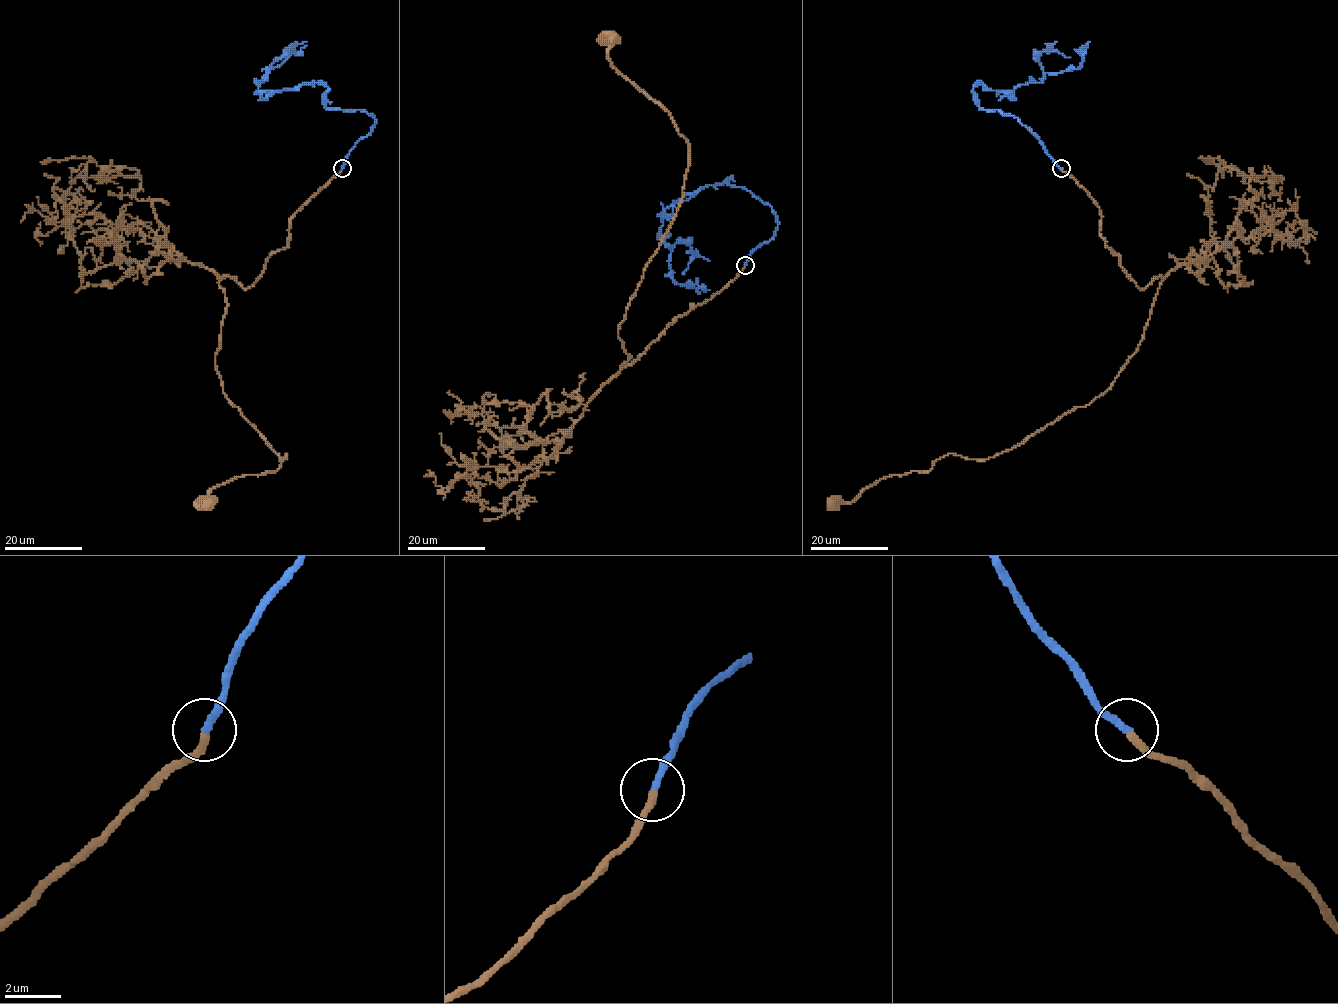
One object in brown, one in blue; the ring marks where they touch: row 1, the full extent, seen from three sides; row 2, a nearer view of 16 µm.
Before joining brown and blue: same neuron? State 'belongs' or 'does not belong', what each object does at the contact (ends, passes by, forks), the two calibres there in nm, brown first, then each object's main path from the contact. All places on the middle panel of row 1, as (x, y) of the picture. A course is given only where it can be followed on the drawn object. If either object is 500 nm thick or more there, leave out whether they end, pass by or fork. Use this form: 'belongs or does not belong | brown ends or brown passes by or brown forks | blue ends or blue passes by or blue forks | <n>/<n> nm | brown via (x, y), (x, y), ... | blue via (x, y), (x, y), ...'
belongs | brown ends | blue ends | 280/240 nm | brown via (745, 265), (622, 364), (630, 357), (618, 328), (683, 198), (689, 151), (671, 115), (610, 61), (610, 39) | blue via (745, 265), (773, 237), (771, 208), (731, 177), (686, 193), (661, 217), (671, 277), (709, 289)

